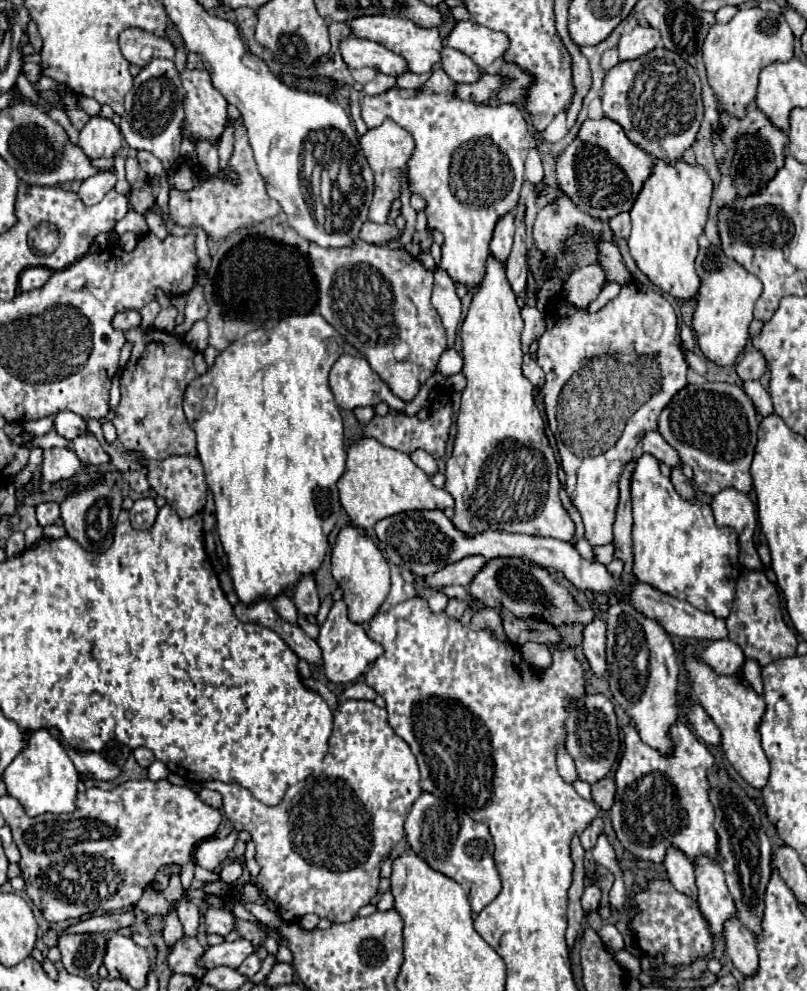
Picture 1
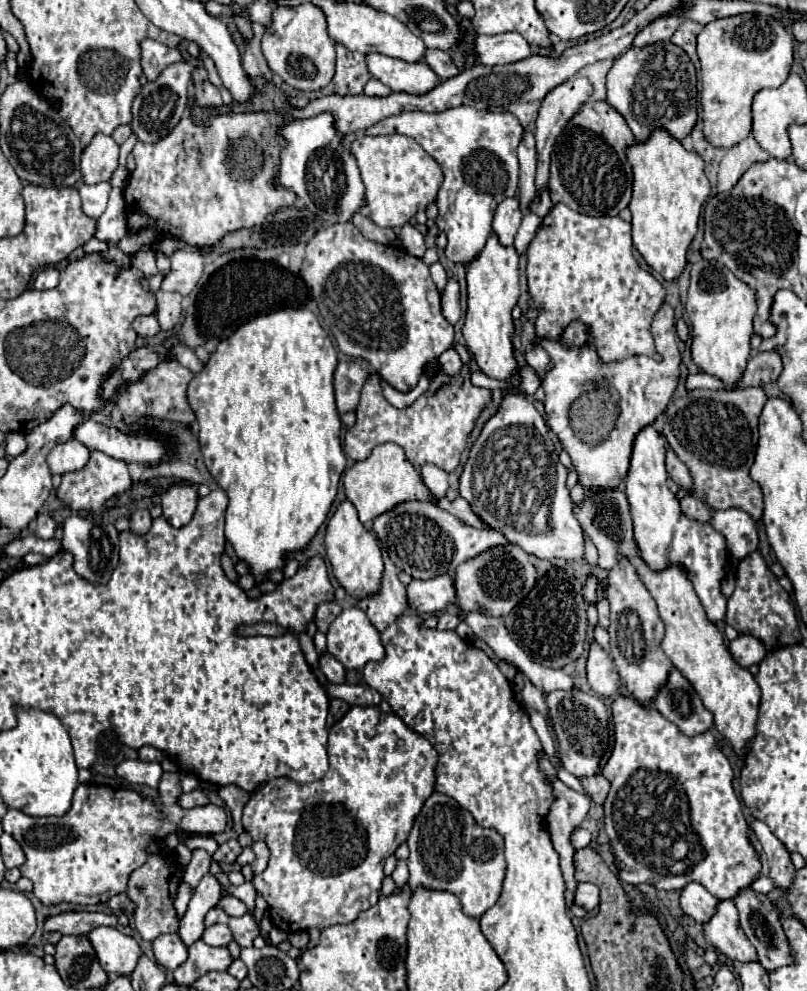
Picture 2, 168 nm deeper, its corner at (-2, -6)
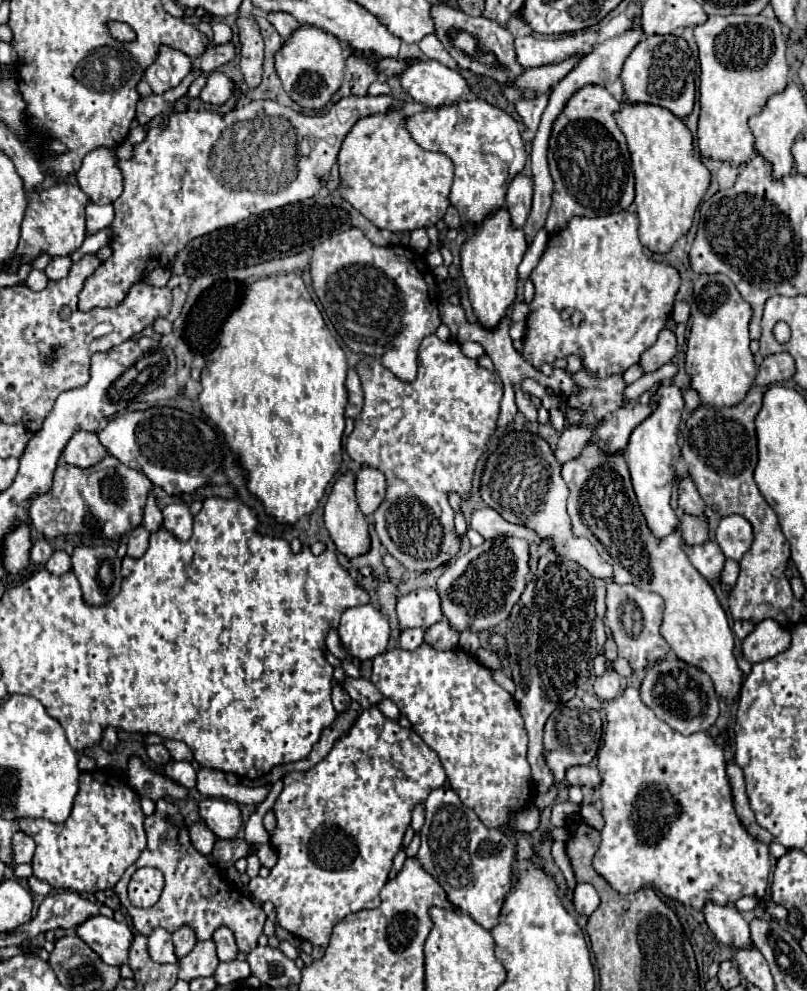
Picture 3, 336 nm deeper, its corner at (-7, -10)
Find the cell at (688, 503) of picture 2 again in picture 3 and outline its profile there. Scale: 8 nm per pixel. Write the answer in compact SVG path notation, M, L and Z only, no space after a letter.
M683 515L681 519L681 531L683 531L683 541L687 545L703 545L709 535L707 535L707 521L705 519L697 519L691 515Z

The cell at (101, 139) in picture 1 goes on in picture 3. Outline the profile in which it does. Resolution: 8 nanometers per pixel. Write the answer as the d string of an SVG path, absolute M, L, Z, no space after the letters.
M95 149L85 155L77 181L91 203L113 203L123 191L123 175L117 167L117 155L113 149Z

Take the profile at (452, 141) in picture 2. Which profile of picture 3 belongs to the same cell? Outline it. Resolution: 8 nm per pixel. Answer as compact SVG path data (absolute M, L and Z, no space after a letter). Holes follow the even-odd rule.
M481 99L459 101L455 105L427 109L407 117L407 131L427 151L445 153L455 165L455 181L449 201L457 207L463 223L477 225L495 209L505 205L505 193L511 179L523 171L527 151L521 139L519 123L503 109ZM507 137L515 137L515 151Z

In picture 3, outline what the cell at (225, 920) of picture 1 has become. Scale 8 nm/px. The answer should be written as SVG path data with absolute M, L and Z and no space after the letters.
M219 927L213 935L213 941L217 945L217 957L219 961L233 961L237 957L237 945L235 937L227 927Z

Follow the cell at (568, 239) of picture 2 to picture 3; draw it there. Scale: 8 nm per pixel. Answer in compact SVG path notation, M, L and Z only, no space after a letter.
M619 211L591 219L573 217L563 231L549 237L549 245L531 273L531 281L535 285L535 297L529 303L531 313L523 337L523 359L535 369L541 369L543 363L551 365L555 359L577 355L591 375L605 379L637 363L657 341L659 331L671 315L681 277L669 263L659 263L645 255L637 237L637 213Z

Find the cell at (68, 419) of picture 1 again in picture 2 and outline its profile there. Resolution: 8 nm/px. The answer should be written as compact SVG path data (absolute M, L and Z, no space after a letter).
M88 417L74 429L74 439L78 439L88 449L102 451L114 459L134 461L140 465L156 465L164 459L166 447L160 439L148 433L150 431L146 431L146 435L126 435Z

